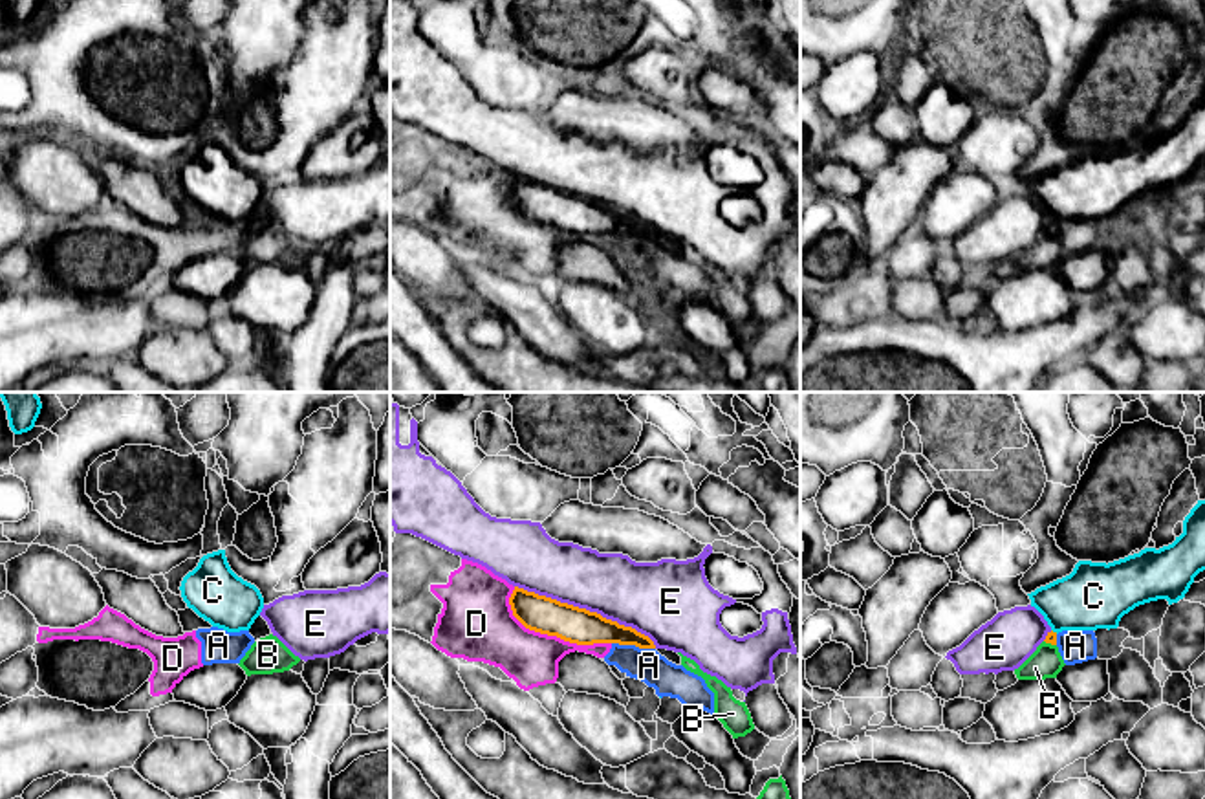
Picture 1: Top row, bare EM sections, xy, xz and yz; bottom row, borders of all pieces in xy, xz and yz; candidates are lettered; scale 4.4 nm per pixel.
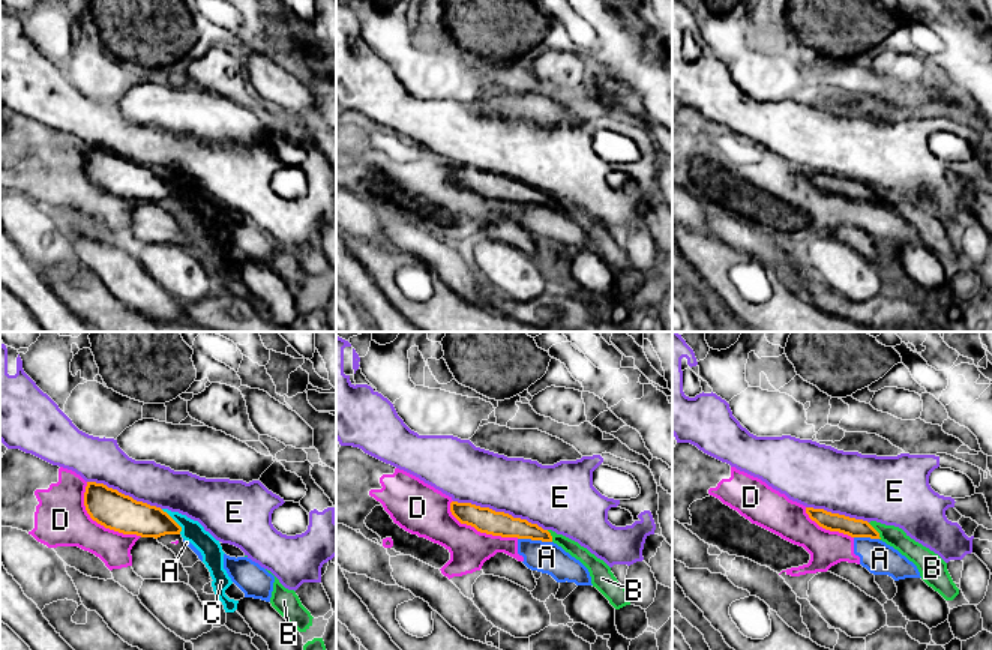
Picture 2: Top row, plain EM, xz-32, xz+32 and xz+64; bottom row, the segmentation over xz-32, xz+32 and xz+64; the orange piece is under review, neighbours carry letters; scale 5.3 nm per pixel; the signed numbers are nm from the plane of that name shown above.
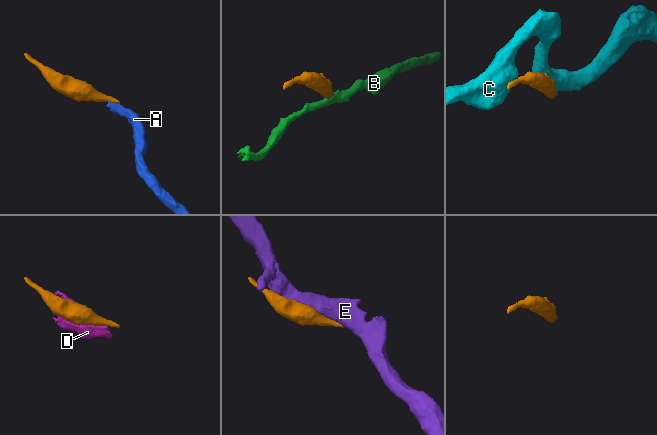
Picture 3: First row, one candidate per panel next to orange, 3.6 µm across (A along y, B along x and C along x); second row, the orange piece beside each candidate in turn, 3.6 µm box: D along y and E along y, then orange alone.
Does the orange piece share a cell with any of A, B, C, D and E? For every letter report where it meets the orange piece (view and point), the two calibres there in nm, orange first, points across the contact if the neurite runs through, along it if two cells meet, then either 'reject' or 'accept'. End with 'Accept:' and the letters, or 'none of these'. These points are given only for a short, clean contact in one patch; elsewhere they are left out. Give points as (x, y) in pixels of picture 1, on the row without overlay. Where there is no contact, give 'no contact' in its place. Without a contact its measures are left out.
A: xz (634, 233) | 160/150 nm | along xz (612, 231), (654, 239) | reject
B: yz (1050, 231) | 50/140 nm | along yz (1044, 229), (1055, 235) | reject
C: yz (1055, 222) | 50/280 nm | reject
D: xz (548, 224) | 160/260 nm | reject
E: xz (585, 198) | 160/280 nm | reject
Accept: none of these

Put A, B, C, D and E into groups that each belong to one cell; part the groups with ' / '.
A D / B / C / E

